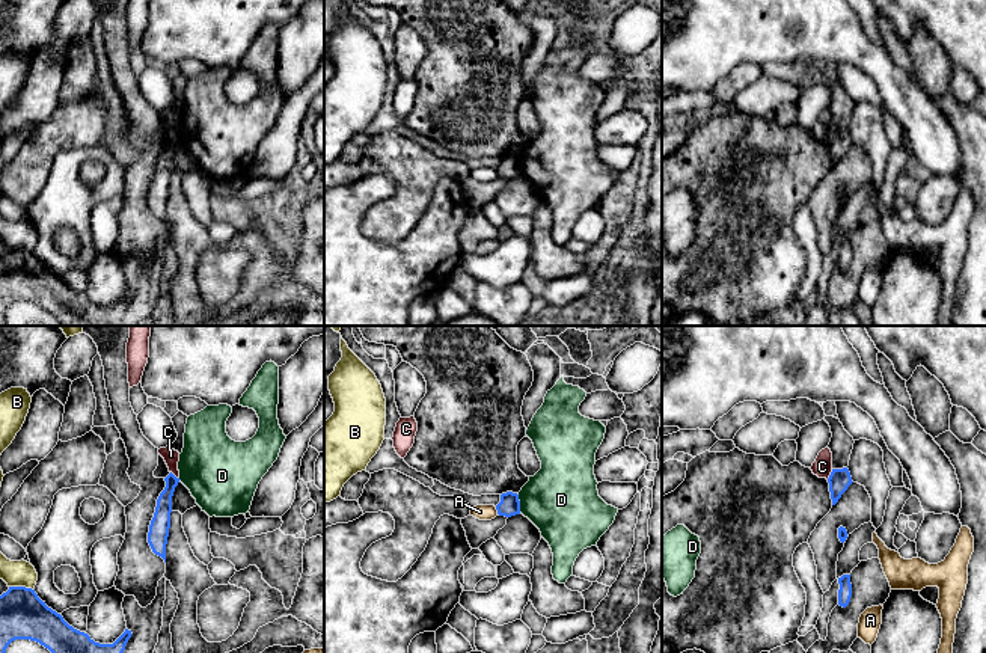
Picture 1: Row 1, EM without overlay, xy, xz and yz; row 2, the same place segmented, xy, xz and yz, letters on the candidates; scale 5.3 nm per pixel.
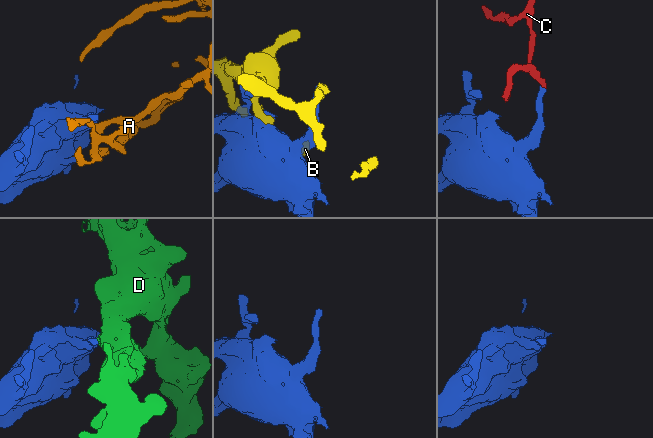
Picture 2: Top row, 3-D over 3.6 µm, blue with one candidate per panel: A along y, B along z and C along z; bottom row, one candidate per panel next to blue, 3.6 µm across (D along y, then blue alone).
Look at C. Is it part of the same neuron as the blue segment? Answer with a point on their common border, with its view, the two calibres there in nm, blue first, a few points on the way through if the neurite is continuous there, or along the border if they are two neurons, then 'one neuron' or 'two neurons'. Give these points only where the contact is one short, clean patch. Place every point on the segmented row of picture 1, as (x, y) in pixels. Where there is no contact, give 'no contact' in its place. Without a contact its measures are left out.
contact yz (831, 474); calibres 120 and 100 nm; border yz (832, 469), (826, 478); two neurons

